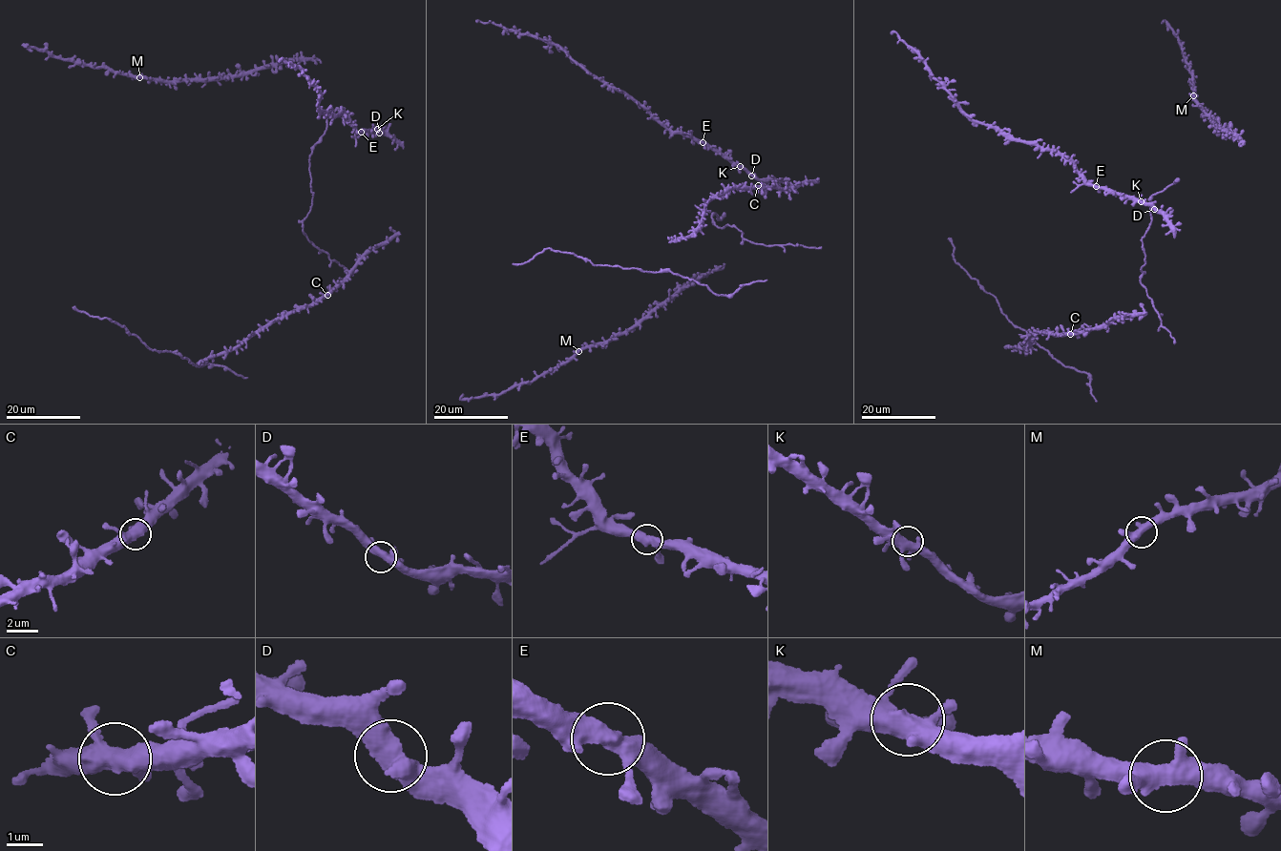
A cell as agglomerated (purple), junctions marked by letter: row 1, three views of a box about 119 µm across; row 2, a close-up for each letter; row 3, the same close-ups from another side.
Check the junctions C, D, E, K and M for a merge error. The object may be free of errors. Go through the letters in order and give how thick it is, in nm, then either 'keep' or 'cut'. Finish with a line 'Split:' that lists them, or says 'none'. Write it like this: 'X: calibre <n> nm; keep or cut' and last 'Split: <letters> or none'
C: calibre 440 nm; keep
D: calibre 440 nm; keep
E: calibre 440 nm; keep
K: calibre 440 nm; keep
M: calibre 420 nm; keep
Split: none

